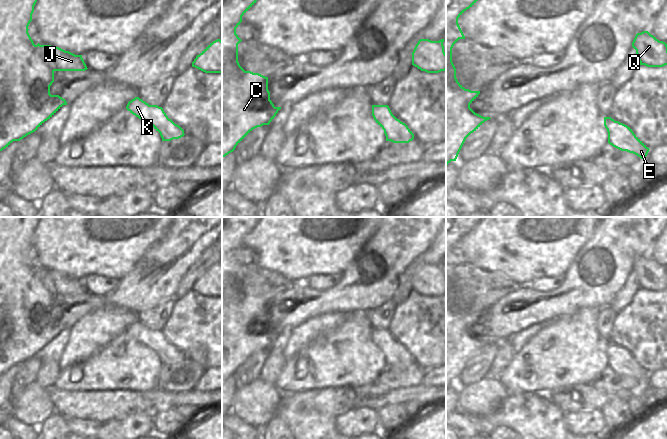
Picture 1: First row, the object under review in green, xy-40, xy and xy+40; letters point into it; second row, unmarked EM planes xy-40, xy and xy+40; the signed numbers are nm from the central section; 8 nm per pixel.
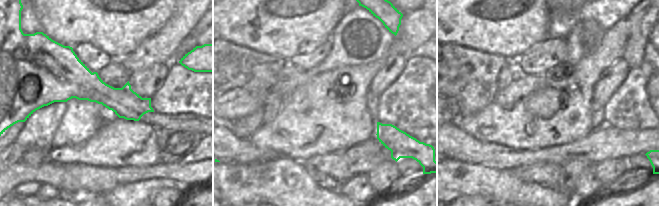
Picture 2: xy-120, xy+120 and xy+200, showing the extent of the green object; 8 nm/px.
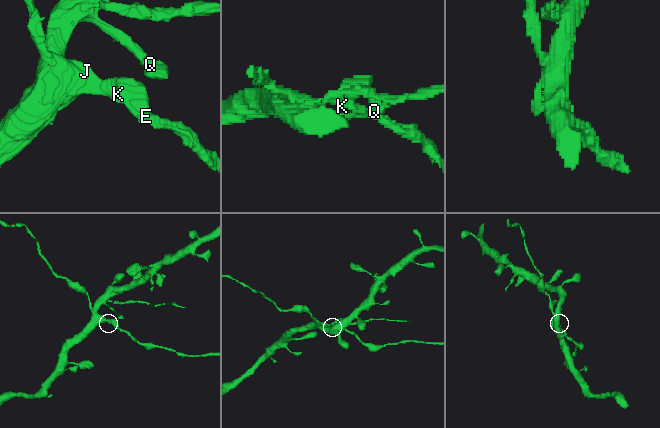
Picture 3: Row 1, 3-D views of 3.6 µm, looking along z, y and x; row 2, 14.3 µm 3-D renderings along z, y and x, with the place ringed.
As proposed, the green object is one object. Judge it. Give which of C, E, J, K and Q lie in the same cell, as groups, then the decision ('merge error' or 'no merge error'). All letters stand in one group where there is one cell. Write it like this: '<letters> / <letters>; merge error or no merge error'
C K Q / E J; merge error

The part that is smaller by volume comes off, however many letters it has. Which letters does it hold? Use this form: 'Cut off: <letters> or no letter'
Cut off: E, J

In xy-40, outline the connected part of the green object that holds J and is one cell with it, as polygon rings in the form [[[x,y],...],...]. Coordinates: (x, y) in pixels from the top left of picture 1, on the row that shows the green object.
[[[40,45],[40,56],[53,71],[85,71],[88,69],[82,55],[75,55],[59,47]]]

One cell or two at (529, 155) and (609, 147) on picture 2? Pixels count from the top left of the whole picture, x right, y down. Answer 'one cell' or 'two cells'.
one cell

